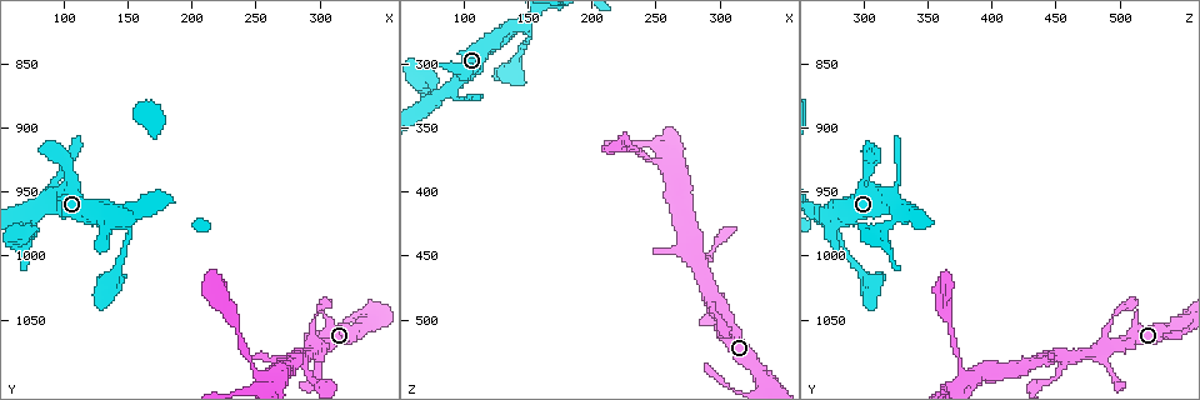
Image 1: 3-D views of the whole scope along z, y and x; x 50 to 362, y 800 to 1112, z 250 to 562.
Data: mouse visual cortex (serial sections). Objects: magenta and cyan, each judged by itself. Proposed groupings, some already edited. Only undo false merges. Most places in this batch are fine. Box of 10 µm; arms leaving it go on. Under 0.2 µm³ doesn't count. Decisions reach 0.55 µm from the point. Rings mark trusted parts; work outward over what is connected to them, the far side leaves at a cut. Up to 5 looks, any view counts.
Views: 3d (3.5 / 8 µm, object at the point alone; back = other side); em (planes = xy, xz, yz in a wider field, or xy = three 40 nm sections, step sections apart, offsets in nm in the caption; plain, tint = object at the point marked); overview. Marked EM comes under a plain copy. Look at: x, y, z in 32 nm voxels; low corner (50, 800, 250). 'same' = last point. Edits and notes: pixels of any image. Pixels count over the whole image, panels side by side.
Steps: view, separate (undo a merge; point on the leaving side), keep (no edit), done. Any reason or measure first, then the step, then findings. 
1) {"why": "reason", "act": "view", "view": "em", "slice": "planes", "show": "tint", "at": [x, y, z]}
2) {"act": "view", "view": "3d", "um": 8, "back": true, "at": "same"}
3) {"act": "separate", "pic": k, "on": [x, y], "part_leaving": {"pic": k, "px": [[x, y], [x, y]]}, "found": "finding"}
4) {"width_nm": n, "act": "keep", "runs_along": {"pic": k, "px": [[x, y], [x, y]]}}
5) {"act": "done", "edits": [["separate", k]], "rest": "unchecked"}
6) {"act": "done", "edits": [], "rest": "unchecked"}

{"why": "sudden change in width", "act": "view", "view": "3d", "um": 8, "at": [250, 1088, 374]}

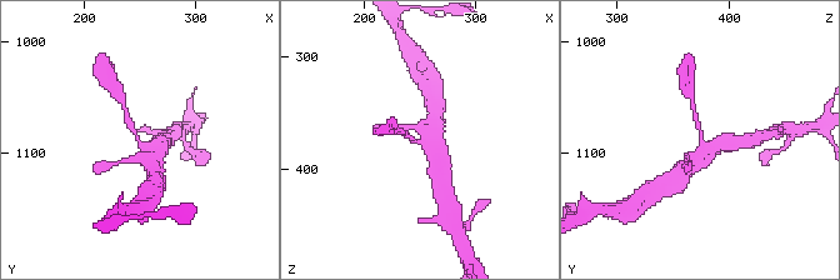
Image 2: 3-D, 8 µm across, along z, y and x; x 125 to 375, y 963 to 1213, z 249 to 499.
{"why": "zoom in", "act": "view", "view": "3d", "um": 3.5, "at": "same"}

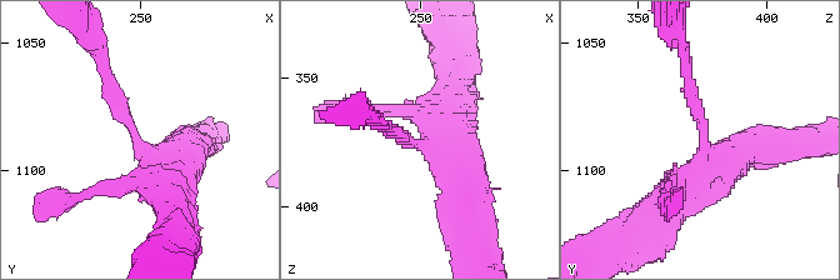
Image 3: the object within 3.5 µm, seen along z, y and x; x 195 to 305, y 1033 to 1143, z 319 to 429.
{"arm_widths_nm": [200, 500, 500], "act": "keep", "runs_along": {"pic": 3, "px": [[463, 201], [463, 175], [385, 124]]}, "found": "one cell here"}

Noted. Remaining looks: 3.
{"why": "three-way junction", "act": "view", "view": "em", "slice": "xy", "step": 1, "show": "tint", "at": [146, 970, 270]}

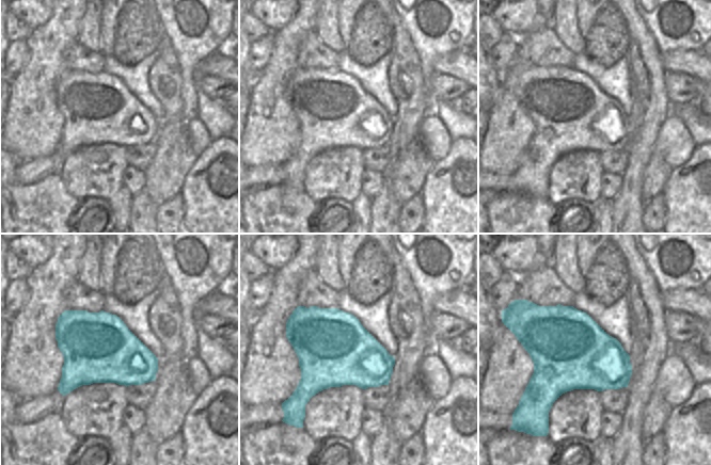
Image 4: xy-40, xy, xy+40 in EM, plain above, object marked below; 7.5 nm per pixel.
{"why": "wider look", "act": "view", "view": "3d", "um": 3.5, "at": "same"}

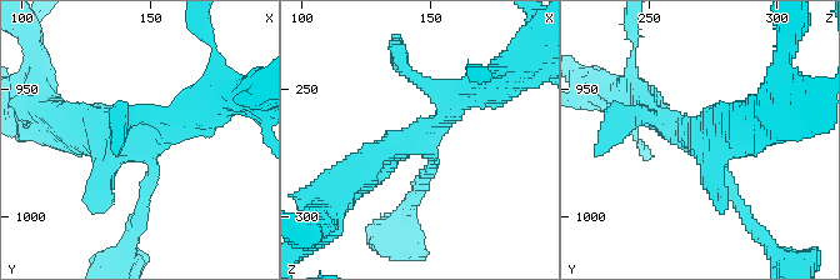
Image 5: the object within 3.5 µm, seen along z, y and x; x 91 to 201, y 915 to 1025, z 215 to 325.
{"arm_widths_nm": [150, 300, 400], "act": "keep", "runs_along": {"pic": 5, "px": [[69, 121], [149, 151], [141, 205]]}, "found": "one cell here"}

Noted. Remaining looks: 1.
{"act": "done", "edits": [], "rest": "unchecked"}

